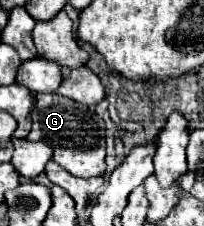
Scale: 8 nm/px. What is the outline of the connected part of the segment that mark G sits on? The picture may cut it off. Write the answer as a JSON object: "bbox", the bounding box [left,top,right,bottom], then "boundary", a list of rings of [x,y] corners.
{"bbox":[28,93,106,179],"boundary":[[[36,93],[34,97],[36,97],[36,105],[32,111],[32,123],[34,125],[32,125],[28,139],[50,143],[50,147],[54,149],[52,159],[76,177],[88,179],[88,177],[104,175],[104,171],[106,171],[106,163],[104,163],[104,149],[106,149],[104,121],[96,113],[92,113],[86,105],[74,103],[72,99],[60,97],[56,93]]]}

